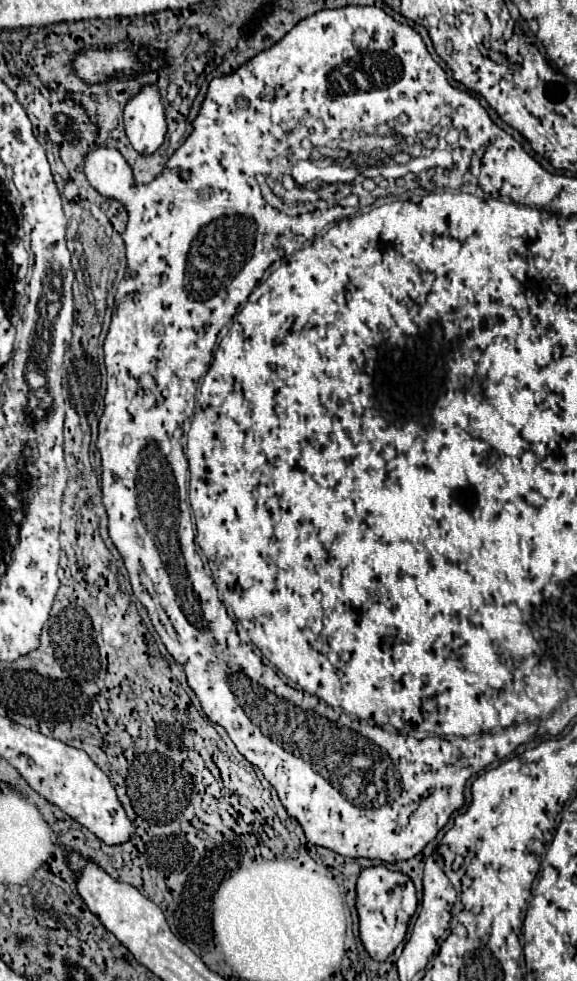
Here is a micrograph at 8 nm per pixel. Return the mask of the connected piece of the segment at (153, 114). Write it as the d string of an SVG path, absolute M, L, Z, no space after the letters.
M141 86L125 104L125 132L133 148L145 156L153 154L167 134L165 110L157 86Z

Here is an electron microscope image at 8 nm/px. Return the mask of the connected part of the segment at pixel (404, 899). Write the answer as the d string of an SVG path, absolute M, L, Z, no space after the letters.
M369 866L361 870L357 878L357 900L355 908L359 914L359 936L373 960L385 960L403 942L409 920L417 908L417 894L413 880L403 872L393 872L387 866Z

